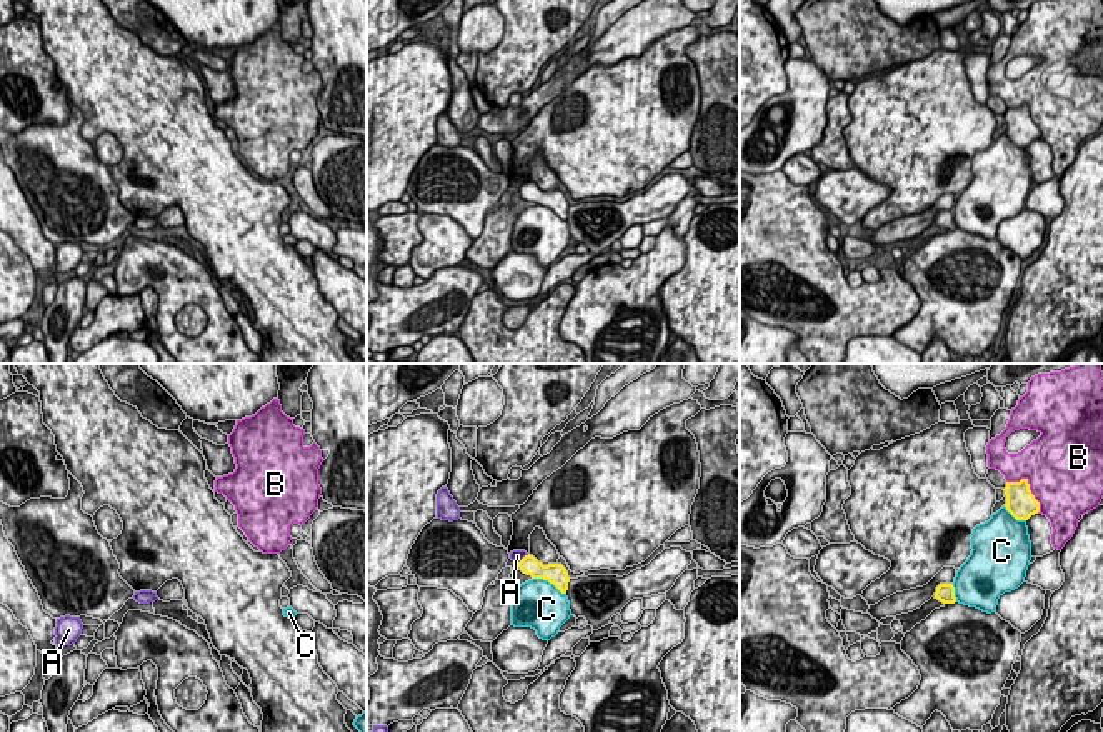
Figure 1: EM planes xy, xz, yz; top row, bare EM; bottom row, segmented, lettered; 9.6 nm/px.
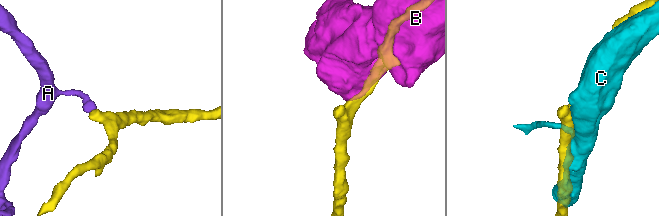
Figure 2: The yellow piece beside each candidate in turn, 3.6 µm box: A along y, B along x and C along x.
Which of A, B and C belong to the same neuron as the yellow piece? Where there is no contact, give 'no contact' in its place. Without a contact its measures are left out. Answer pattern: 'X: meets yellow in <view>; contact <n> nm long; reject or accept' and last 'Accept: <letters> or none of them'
A: meets yellow in xz; contact 140 nm long; reject
B: meets yellow in yz; contact 440 nm long; reject
C: meets yellow in xz; contact 360 nm long; reject
Accept: none of them

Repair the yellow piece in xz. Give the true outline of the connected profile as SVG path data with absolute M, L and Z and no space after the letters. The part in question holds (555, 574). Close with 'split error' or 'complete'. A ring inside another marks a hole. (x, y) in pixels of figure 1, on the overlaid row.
M528 554L518 562L518 567L523 574L532 575L533 579L548 580L561 594L566 594L570 577L566 569L561 564L543 565L533 555Z | complete

